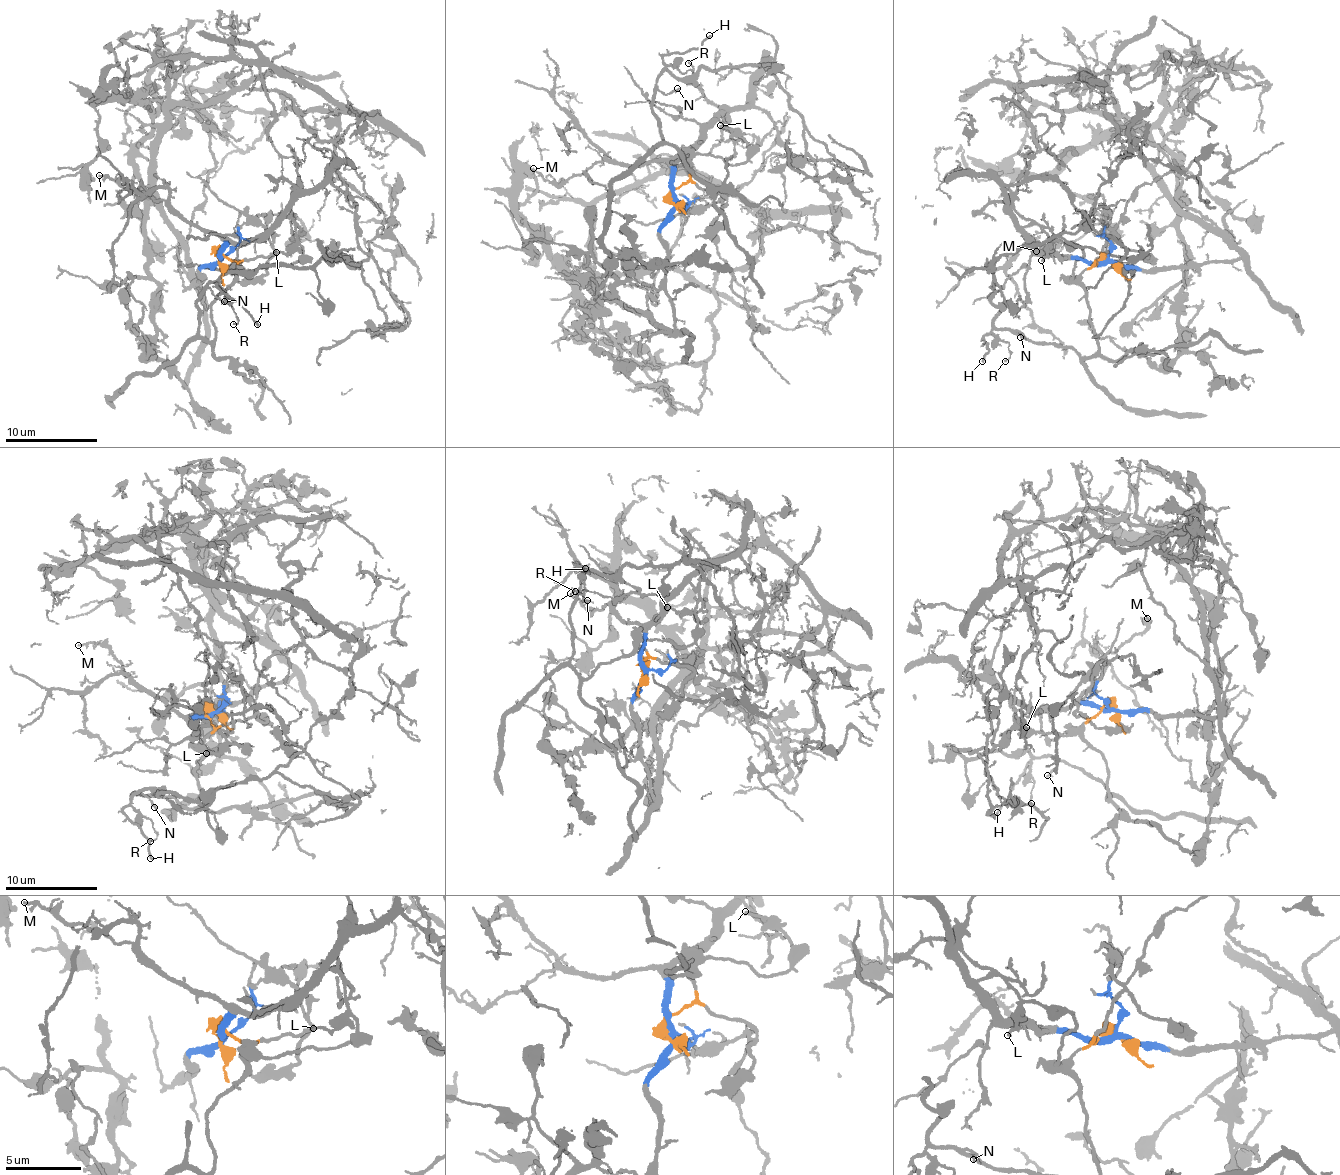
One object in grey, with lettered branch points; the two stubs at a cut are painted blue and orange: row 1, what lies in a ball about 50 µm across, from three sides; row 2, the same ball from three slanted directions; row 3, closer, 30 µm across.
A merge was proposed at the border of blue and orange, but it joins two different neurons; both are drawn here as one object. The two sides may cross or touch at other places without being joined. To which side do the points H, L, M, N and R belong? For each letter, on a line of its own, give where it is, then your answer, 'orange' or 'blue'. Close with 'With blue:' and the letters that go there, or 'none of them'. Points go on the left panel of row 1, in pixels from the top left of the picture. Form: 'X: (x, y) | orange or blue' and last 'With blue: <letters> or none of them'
H: (257, 324) | orange
L: (276, 252) | orange
M: (99, 175) | blue
N: (224, 301) | orange
R: (233, 324) | orange
With blue: M

